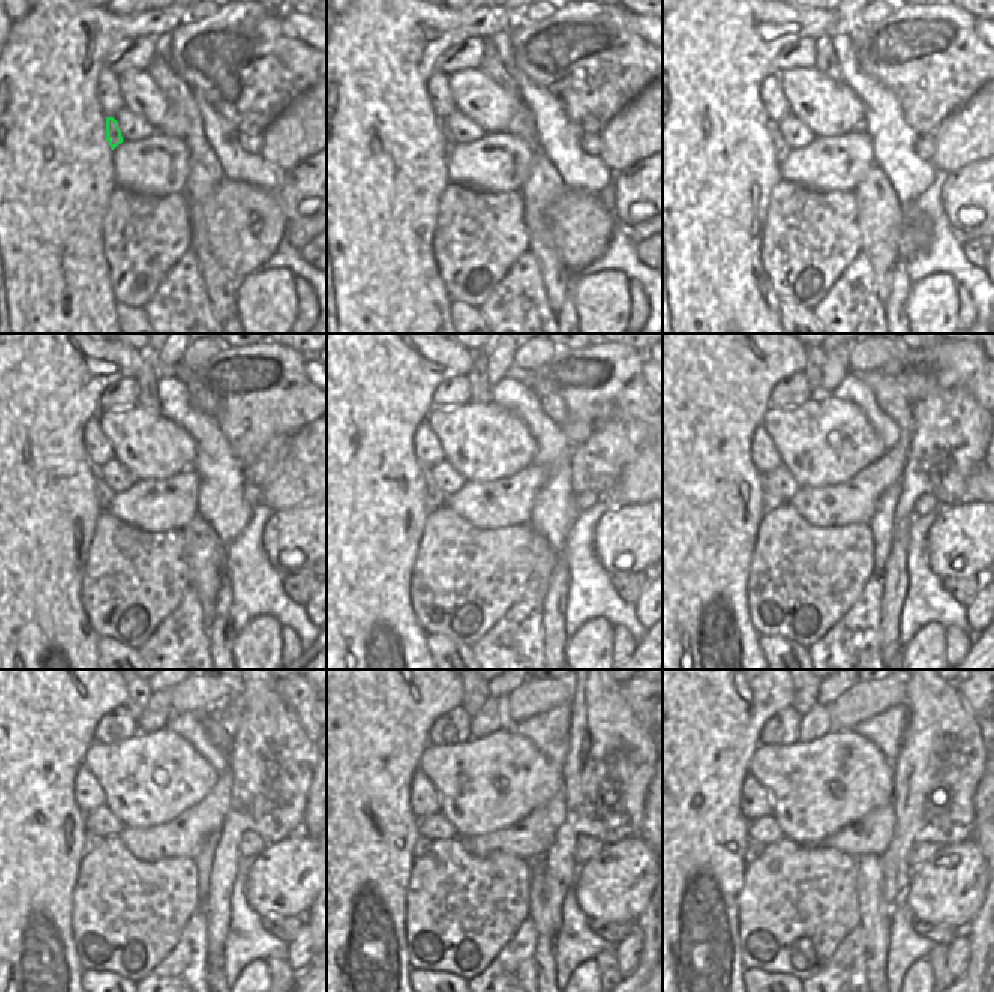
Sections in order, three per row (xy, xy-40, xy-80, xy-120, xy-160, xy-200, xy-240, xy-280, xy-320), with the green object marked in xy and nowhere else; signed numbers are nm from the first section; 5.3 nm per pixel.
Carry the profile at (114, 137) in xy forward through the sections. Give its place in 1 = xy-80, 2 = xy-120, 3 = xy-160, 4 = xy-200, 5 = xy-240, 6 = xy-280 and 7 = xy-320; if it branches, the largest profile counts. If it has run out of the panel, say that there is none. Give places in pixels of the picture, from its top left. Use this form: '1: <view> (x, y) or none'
1: xy-80 (780, 147)
2: xy-120 (104, 494)
3: xy-160 (434, 497)
4: xy-200 (768, 502)
5: xy-240 (92, 839)
6: xy-280 (422, 845)
7: xy-320 (754, 847)

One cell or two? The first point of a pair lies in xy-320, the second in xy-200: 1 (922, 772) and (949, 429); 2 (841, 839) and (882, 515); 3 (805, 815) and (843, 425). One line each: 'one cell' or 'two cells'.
1: one cell
2: two cells
3: one cell

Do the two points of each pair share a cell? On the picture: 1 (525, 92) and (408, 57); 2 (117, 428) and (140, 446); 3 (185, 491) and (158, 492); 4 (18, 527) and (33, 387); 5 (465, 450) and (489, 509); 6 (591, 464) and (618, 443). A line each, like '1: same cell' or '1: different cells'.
1: different cells
2: same cell
3: same cell
4: same cell
5: different cells
6: same cell

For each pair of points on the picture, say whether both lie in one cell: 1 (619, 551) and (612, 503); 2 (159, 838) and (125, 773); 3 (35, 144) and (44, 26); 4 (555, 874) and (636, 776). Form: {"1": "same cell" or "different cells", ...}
{"1": "different cells", "2": "different cells", "3": "same cell", "4": "same cell"}

